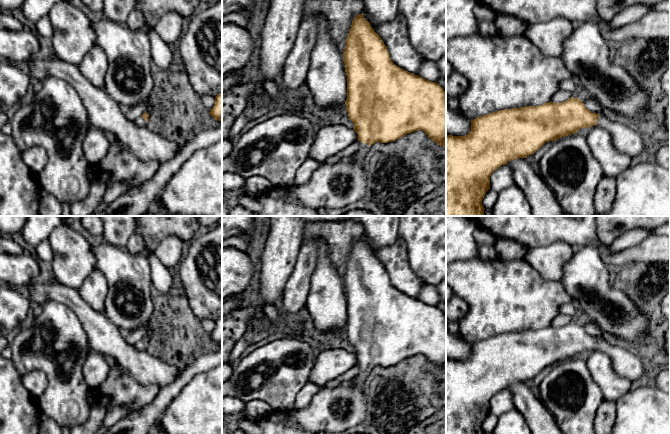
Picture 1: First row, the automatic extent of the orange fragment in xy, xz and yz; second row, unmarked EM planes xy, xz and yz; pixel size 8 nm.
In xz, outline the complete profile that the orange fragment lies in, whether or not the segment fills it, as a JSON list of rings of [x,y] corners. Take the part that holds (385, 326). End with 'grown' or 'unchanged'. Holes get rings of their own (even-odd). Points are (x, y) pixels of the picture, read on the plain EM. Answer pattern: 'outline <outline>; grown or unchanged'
outline [[[363,237],[352,245],[343,275],[343,285],[347,299],[346,334],[349,343],[354,347],[353,353],[358,364],[362,366],[360,373],[352,380],[354,384],[366,390],[374,367],[393,366],[418,354],[424,355],[432,365],[446,372],[446,316],[437,306],[426,304],[395,289],[386,269],[364,242]]]; grown

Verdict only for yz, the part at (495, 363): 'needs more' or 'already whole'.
needs more

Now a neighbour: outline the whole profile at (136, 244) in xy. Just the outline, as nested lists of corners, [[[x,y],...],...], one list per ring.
[[[139,234],[131,236],[127,242],[126,250],[132,255],[142,253],[145,250],[144,238]]]

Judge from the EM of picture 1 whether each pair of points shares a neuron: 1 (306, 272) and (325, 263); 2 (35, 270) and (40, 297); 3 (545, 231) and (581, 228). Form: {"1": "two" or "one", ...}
{"1": "two", "2": "two", "3": "one"}

